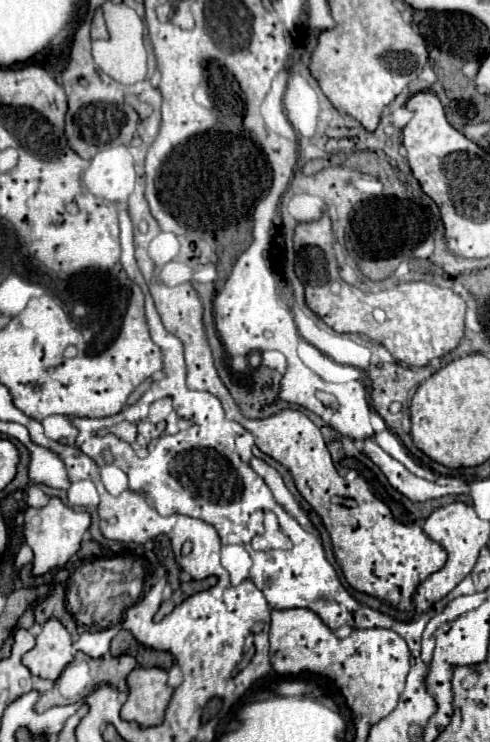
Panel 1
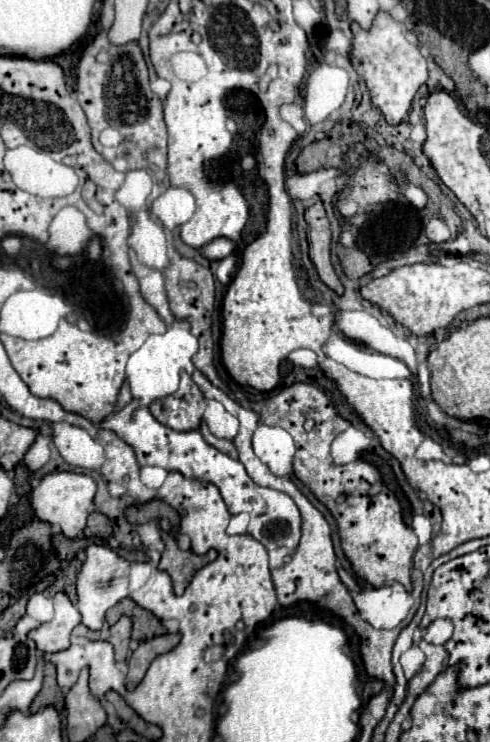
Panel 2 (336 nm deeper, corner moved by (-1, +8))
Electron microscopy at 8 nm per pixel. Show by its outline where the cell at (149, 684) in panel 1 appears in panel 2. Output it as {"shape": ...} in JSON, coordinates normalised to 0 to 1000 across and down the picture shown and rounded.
{"shape":[[[341,854],[341,857],[324,857],[312,860],[304,865],[288,865],[284,873],[267,881],[263,887],[263,908],[259,908],[259,927],[276,930],[284,925],[284,919],[292,916],[292,911],[300,908],[308,892],[329,884],[349,879],[357,871],[365,868],[365,854]]]}

